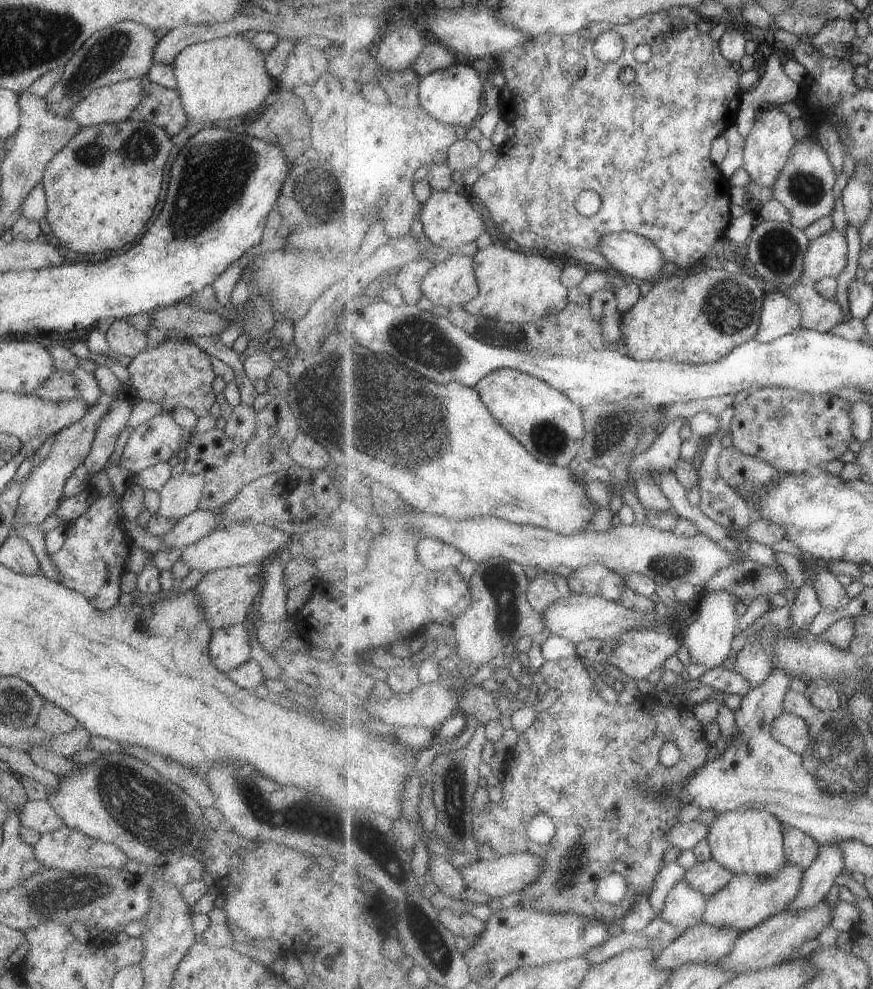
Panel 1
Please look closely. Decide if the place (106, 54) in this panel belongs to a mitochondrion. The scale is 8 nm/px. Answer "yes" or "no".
yes

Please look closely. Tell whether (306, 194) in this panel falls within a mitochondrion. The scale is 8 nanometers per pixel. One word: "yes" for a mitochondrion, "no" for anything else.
yes

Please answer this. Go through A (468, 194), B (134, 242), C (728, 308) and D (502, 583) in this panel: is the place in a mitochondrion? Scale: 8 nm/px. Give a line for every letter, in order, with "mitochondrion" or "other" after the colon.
A: other
B: other
C: mitochondrion
D: mitochondrion

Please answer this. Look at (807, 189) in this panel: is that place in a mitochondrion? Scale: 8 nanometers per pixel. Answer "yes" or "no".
yes

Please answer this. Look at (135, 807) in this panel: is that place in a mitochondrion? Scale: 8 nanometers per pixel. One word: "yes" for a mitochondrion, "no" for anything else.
yes

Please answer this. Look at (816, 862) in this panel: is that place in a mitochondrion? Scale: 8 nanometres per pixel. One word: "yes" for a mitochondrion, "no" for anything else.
no

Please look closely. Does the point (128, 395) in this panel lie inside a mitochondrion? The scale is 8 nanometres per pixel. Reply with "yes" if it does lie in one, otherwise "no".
no

